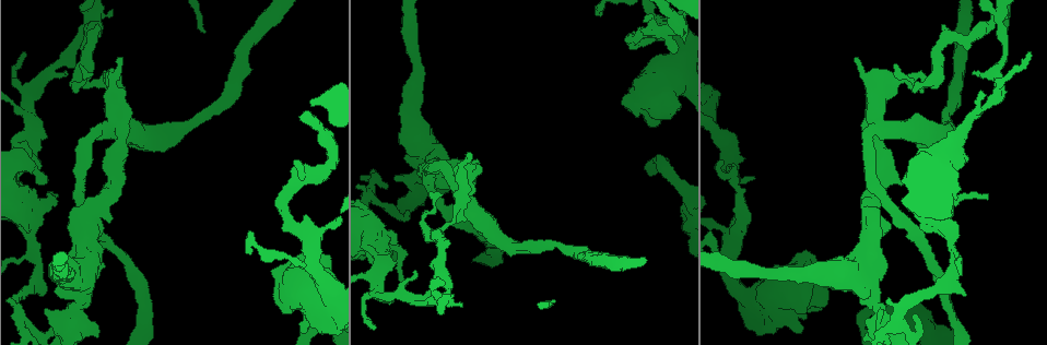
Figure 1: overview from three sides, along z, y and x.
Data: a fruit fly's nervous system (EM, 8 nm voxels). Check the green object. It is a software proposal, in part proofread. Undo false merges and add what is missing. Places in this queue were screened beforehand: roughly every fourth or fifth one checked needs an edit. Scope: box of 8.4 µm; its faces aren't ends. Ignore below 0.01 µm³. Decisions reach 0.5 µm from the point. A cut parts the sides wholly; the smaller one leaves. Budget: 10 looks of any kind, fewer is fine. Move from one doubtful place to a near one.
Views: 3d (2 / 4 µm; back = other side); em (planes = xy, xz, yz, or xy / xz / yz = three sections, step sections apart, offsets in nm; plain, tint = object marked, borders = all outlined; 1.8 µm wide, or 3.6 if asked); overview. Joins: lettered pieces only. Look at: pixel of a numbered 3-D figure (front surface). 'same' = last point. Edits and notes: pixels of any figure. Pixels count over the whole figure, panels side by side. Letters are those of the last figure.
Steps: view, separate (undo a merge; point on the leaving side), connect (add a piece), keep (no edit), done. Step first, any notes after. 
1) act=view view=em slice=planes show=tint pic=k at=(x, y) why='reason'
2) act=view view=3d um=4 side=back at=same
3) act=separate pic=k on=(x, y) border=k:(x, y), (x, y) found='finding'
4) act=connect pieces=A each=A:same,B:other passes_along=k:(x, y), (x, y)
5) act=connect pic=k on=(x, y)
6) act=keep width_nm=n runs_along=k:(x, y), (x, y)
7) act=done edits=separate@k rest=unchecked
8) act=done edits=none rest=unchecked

act=view view=3d um=2 pic=1 at=(754, 177) why='an open end'

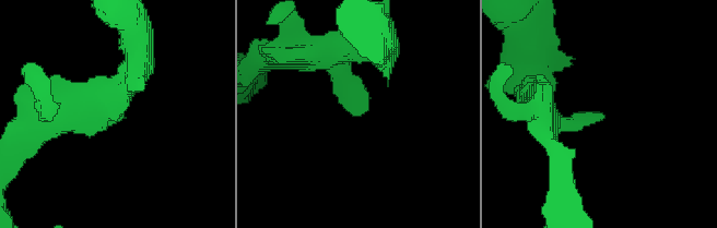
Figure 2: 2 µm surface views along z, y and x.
act=view view=em slice=xz step=16 show=tint pic=2 at=(359, 113) why='need the tissue'

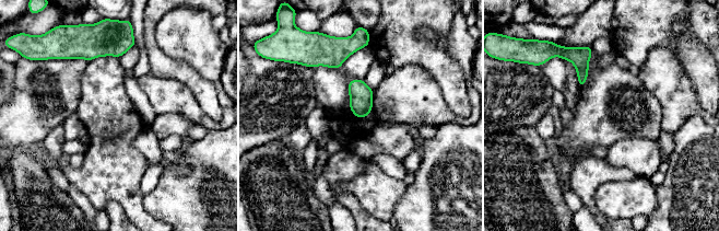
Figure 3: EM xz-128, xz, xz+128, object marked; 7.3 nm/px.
act=view view=em slice=planes show=borders at=same why='another direction'

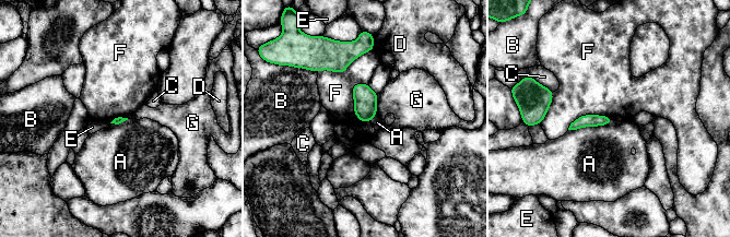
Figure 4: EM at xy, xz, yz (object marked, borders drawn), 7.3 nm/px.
act=keep each=A:other,B:other,C:other,D:other,E:other,F:other,G:other border=4:(356, 82), (353, 111), (369, 121) found='no lettered piece goes on from it'

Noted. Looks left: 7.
act=view view=3d um=4 pic=1 at=(47, 182) why='free end'

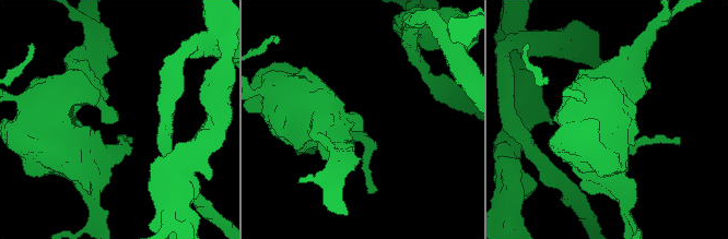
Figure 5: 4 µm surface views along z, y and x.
act=view view=em slice=xz step=16 show=borders pic=5 at=(360, 130) why='now the EM'

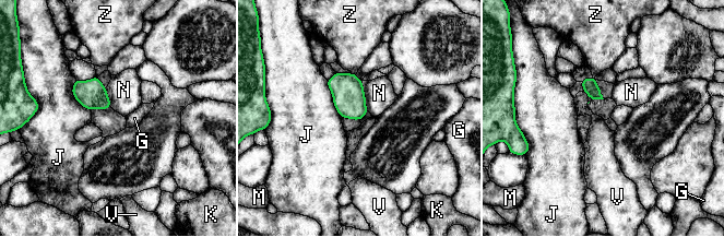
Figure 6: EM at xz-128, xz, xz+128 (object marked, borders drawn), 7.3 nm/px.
act=view view=em slice=planes show=borders at=same

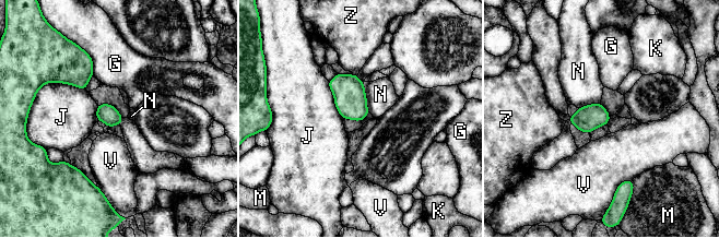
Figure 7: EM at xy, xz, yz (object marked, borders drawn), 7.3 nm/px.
act=keep each=G:other,J:other,K:other,M:other,N:other,V:other,Z:other border=7:(363, 83), (366, 107), (369, 111) found='none of them fits'

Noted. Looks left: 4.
act=view view=em slice=yz step=8 show=tint pic=1 at=(872, 232) why='touches itself'

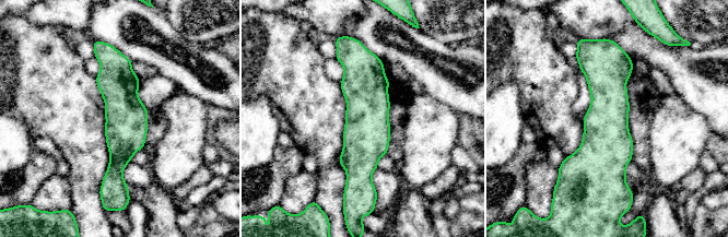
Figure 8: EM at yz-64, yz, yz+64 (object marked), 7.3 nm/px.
act=view view=em slice=planes show=tint at=same

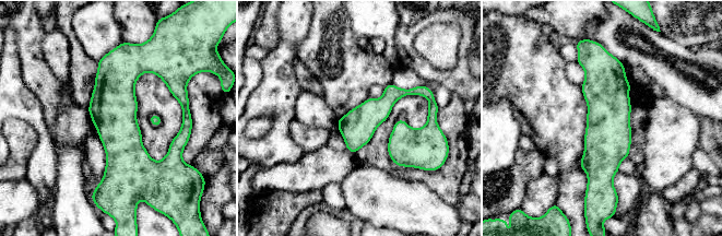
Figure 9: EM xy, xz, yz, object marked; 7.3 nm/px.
act=view view=em slice=planes show=borders at=same

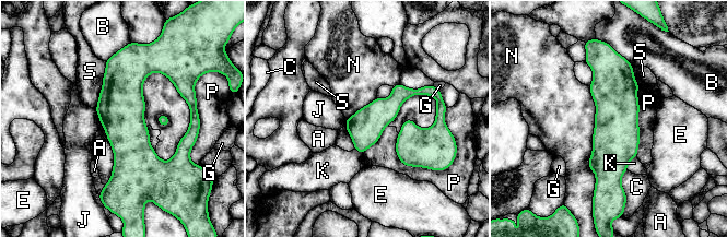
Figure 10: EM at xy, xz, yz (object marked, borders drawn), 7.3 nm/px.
act=keep width_nm=260 each=A:other,B:other,C:other,E:other,G:other,J:other,K:other,N:other,P:other,S:other runs_along=10:(117, 57), (128, 188) found='continuous, no second cell'

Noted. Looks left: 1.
act=done edits=none rest=unchecked

